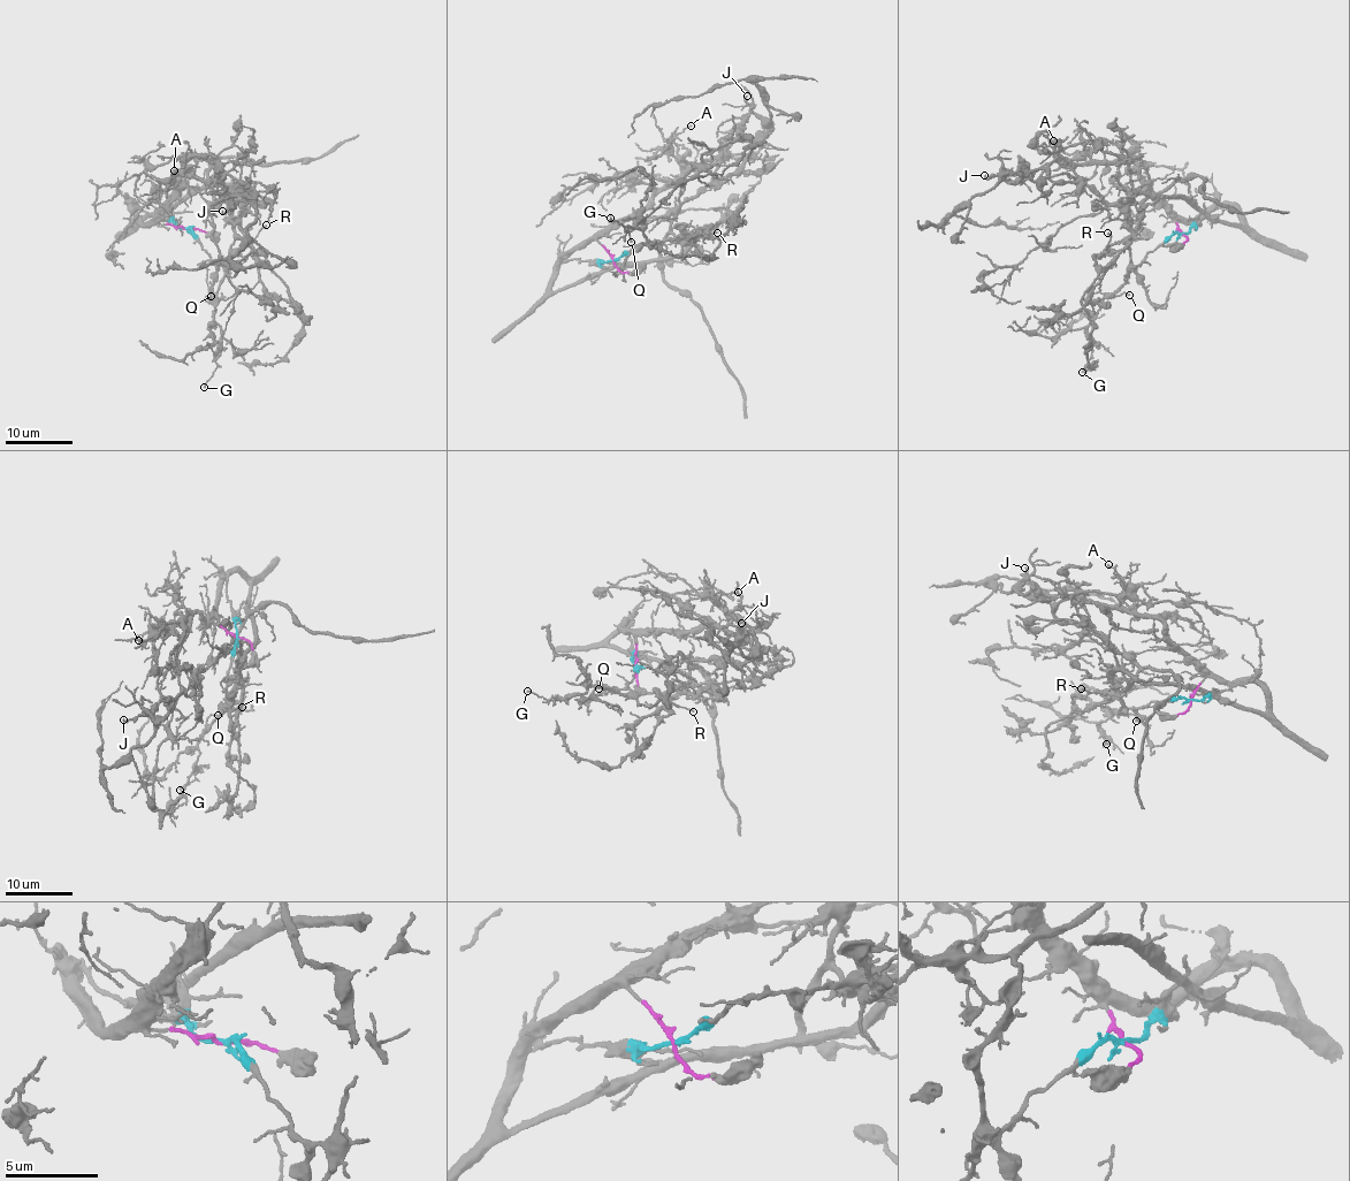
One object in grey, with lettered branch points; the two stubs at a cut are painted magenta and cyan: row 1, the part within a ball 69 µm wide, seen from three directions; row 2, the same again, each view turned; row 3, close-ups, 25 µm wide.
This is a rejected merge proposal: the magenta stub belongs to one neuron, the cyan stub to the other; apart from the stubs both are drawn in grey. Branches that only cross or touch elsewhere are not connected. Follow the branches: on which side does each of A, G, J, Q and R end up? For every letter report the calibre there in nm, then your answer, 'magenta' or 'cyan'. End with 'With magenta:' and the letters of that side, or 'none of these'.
A: 120 nm | magenta
G: 130 nm | cyan
J: 200 nm | magenta
Q: 140 nm | cyan
R: 140 nm | cyan
With magenta: A, J

